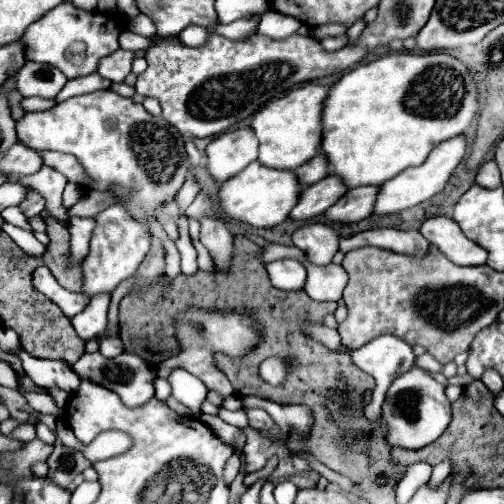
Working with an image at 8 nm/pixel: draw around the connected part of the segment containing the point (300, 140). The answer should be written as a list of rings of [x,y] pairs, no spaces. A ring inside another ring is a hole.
[[[308,82],[256,112],[250,128],[254,130],[260,142],[258,162],[276,170],[296,170],[300,164],[314,158],[318,154],[320,144],[320,112],[324,98],[326,88]]]

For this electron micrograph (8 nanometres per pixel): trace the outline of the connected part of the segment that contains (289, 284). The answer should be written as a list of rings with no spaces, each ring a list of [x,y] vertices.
[[[292,258],[274,260],[266,264],[266,272],[270,278],[270,284],[280,290],[300,290],[304,286],[306,268]]]

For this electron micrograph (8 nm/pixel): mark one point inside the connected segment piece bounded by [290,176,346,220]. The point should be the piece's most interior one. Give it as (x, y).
(313, 200)

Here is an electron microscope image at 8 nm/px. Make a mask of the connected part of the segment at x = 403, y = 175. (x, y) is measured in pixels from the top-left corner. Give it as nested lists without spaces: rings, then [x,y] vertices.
[[[456,136],[456,138],[450,138],[442,144],[438,144],[430,154],[428,158],[424,160],[424,164],[420,166],[410,166],[406,170],[402,170],[398,176],[394,176],[392,180],[384,182],[380,188],[378,188],[378,194],[376,194],[376,202],[374,202],[374,214],[396,214],[396,212],[402,212],[406,208],[412,208],[416,204],[422,204],[426,202],[428,198],[432,198],[434,194],[438,194],[444,184],[448,182],[452,170],[460,164],[460,160],[464,158],[464,152],[466,152],[466,140],[464,136]]]

